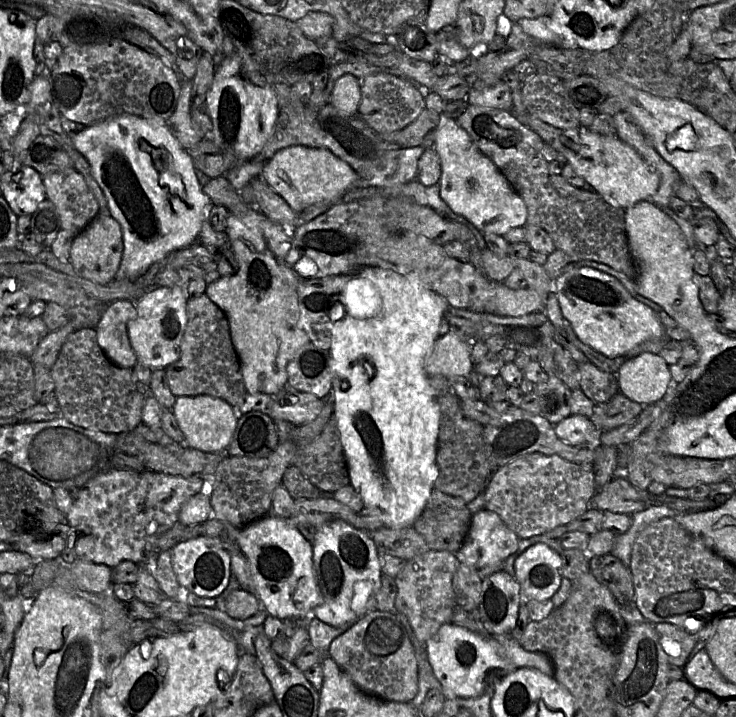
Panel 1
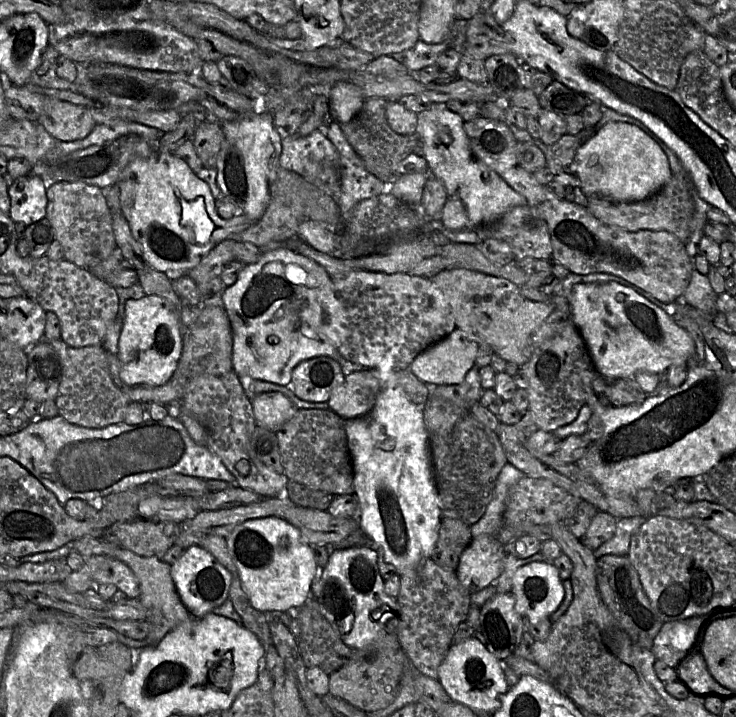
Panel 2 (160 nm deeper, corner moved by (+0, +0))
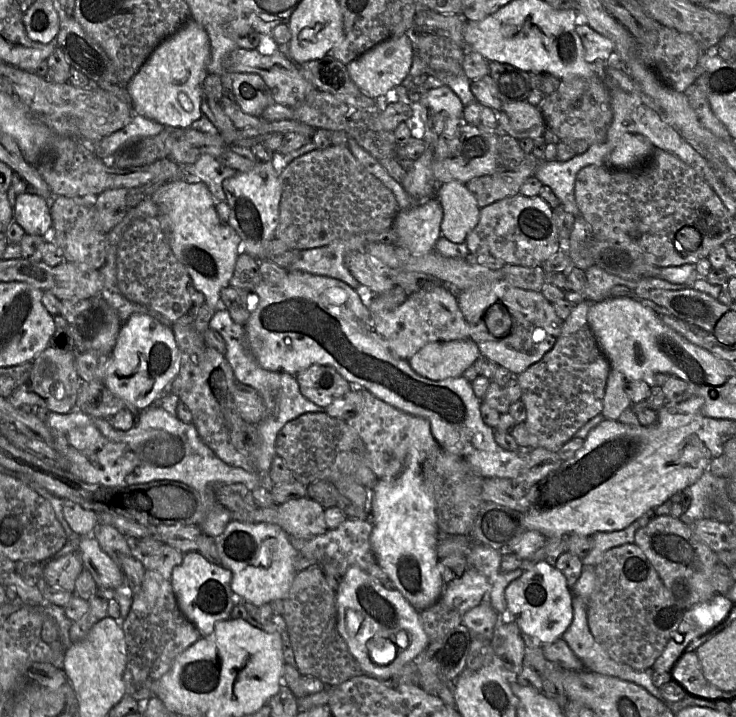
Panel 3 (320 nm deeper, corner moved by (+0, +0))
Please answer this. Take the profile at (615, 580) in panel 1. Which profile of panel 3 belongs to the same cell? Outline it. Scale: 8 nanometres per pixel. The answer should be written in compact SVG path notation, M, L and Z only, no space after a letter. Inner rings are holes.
M635 543L609 549L594 570L596 585L586 603L587 622L592 636L615 661L637 671L652 669L678 628L685 610L677 604Z

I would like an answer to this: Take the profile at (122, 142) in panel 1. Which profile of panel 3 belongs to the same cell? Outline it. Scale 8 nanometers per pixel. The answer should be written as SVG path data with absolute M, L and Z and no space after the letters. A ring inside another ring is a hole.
M184 179L158 185L150 194L165 221L172 251L187 270L194 287L205 296L205 302L217 310L222 302L220 292L230 286L235 264L241 251L240 236L229 223L221 221L214 198L204 182Z

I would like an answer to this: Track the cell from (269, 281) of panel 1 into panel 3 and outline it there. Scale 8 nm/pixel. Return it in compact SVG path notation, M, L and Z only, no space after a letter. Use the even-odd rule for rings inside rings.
M289 270L280 283L271 285L262 280L252 292L258 296L258 304L244 329L250 351L262 368L295 376L311 365L331 366L354 387L366 389L407 414L427 419L439 446L449 453L462 457L483 478L512 479L526 465L527 450L507 451L496 443L494 429L485 424L481 417L482 401L475 395L471 382L462 375L439 381L423 377L411 368L408 360L397 357L384 344L371 330L371 311L361 291L356 291L334 278Z

